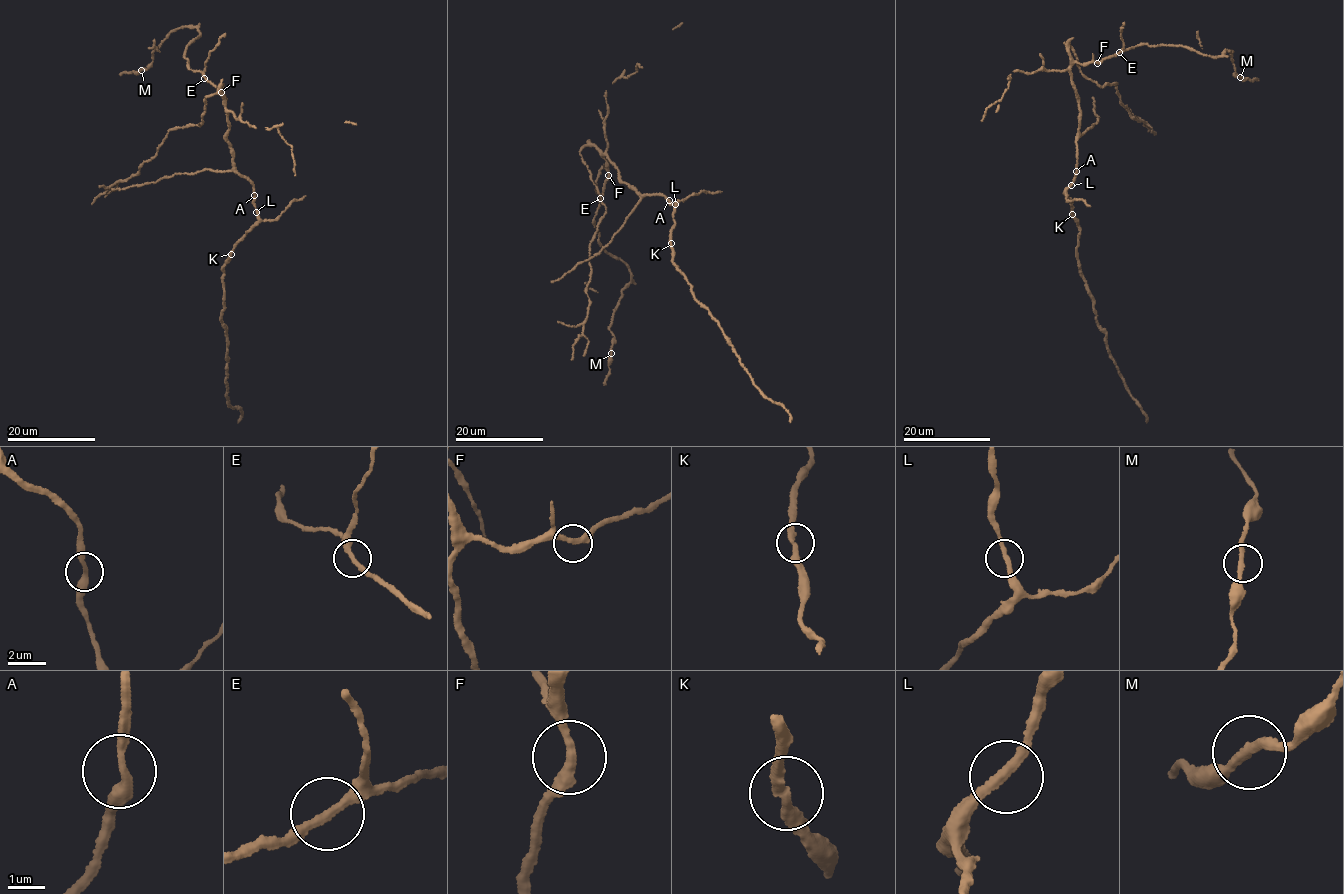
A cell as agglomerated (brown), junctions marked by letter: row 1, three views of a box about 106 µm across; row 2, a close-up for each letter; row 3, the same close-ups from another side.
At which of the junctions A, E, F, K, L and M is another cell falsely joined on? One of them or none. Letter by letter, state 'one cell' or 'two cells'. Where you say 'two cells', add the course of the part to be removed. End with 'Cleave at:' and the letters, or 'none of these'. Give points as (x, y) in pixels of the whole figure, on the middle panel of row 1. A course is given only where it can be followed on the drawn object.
A: one cell
E: one cell
F: one cell
K: one cell
L: one cell
M: one cell
Cleave at: none of these

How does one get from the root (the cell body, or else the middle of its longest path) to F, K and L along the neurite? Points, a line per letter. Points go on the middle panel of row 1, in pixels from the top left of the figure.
F: (647, 194), (643, 196), (633, 186), (623, 182), (606, 154), (603, 156), (608, 175)
K: (647, 194), (663, 195), (672, 205), (676, 202), (671, 243)
L: (647, 194), (663, 195), (672, 205), (675, 204)

